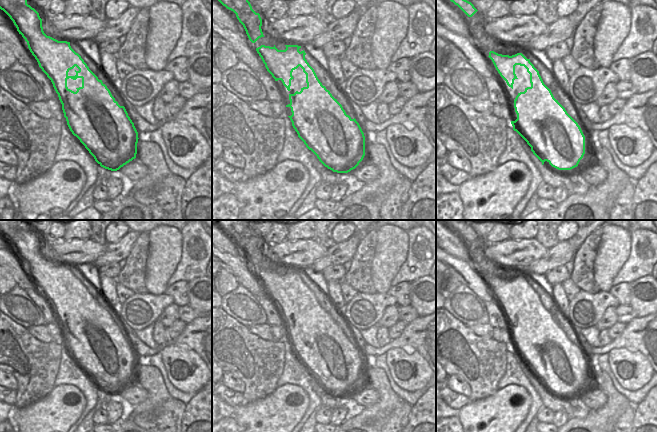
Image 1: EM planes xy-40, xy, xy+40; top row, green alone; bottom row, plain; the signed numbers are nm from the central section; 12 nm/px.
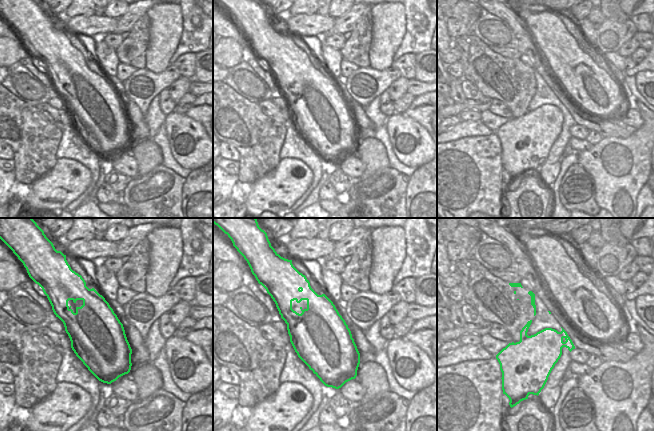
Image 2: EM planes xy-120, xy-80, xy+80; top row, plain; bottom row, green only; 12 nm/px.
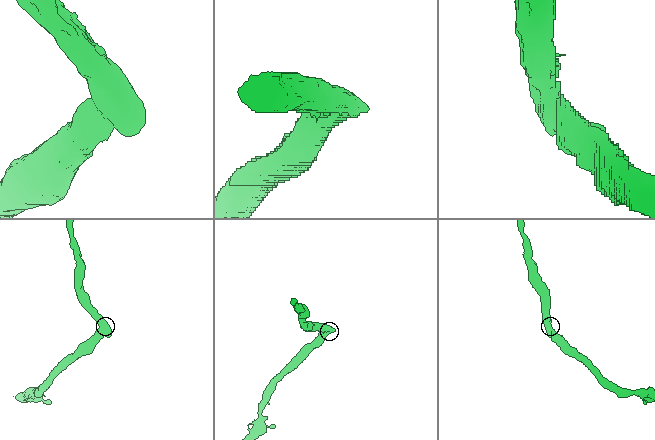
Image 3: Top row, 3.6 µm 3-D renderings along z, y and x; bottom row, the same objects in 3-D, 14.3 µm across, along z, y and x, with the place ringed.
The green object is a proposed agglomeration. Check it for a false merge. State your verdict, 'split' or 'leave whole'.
split

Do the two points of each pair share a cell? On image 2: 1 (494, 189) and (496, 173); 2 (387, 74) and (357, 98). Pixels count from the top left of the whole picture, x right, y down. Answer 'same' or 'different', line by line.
1: same
2: same

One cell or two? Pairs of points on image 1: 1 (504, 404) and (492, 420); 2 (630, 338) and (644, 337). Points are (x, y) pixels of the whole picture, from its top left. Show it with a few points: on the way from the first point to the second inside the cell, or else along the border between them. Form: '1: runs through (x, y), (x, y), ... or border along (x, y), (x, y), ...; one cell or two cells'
1: runs through (504, 408), (496, 416); one cell
2: runs through (633, 338), (641, 337); one cell

